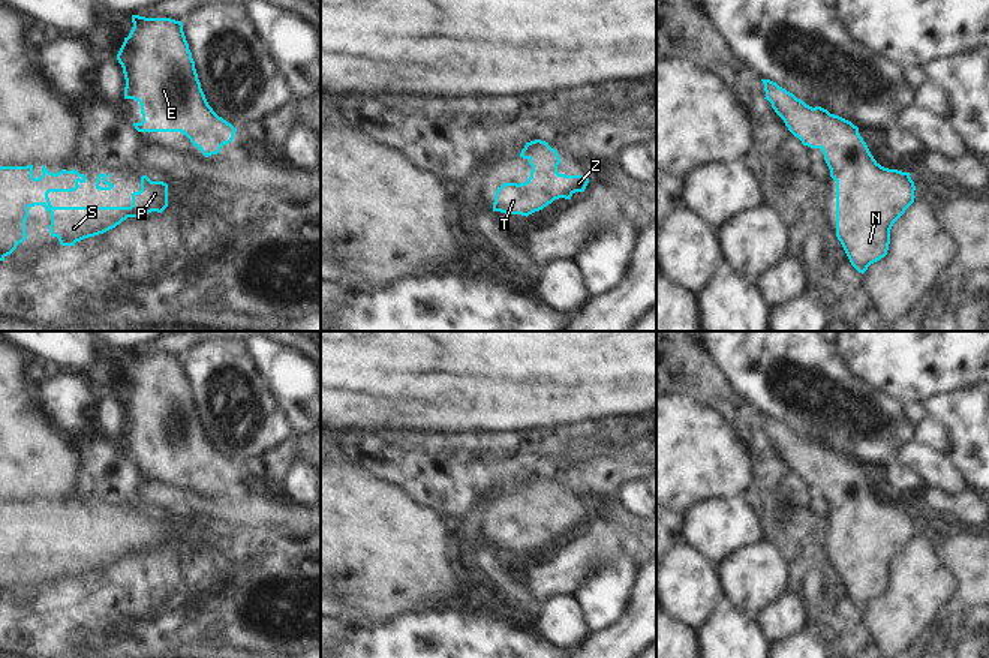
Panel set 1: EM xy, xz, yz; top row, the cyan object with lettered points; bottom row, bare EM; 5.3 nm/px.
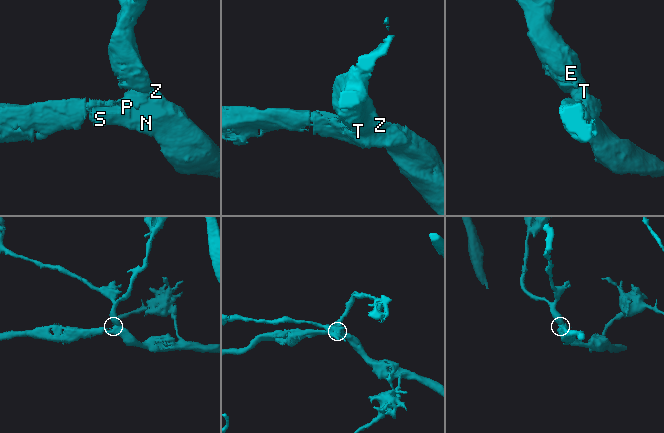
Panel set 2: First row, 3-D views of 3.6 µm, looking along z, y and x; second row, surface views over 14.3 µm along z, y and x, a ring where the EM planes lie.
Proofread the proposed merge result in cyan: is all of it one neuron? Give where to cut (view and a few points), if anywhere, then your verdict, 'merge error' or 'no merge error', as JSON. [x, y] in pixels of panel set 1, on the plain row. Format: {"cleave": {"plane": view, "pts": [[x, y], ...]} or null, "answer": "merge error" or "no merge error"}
{"cleave": null, "answer": "no merge error"}

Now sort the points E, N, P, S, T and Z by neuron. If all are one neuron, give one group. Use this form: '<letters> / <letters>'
E N P S T Z

